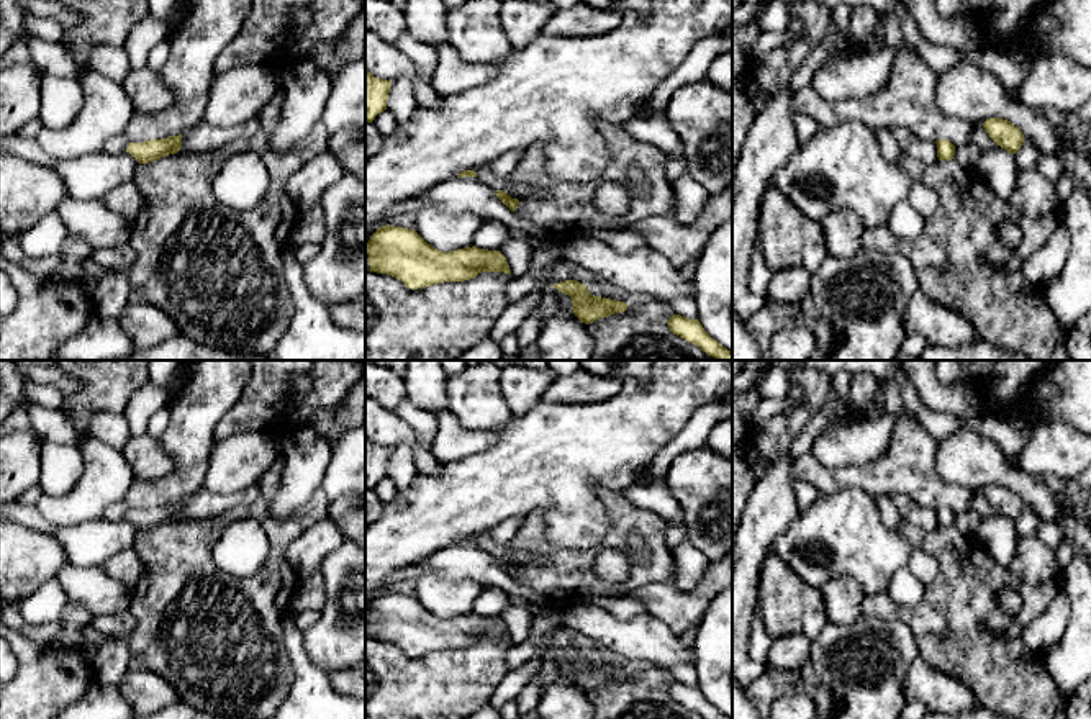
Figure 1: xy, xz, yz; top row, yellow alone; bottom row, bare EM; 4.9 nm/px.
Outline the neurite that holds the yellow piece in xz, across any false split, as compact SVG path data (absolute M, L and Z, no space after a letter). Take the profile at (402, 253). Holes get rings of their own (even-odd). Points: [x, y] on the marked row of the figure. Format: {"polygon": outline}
{"polygon": "M378 228L367 242L370 272L392 275L411 290L475 278L482 272L511 275L500 251L475 246L442 252L428 244L414 229Z"}

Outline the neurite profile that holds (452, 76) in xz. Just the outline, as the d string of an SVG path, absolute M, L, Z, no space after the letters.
M450 43L441 44L436 49L439 61L431 85L441 98L483 85L498 72L495 64L487 66L464 61Z

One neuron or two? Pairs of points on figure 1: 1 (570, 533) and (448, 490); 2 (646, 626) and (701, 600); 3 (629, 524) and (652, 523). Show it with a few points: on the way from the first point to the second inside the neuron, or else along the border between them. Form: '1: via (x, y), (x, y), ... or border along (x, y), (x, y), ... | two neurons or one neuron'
1: via (554, 498), (546, 490), (482, 490) | one neuron
2: border along (647, 611), (662, 619), (679, 636) | two neurons
3: via (634, 523), (647, 523) | one neuron

